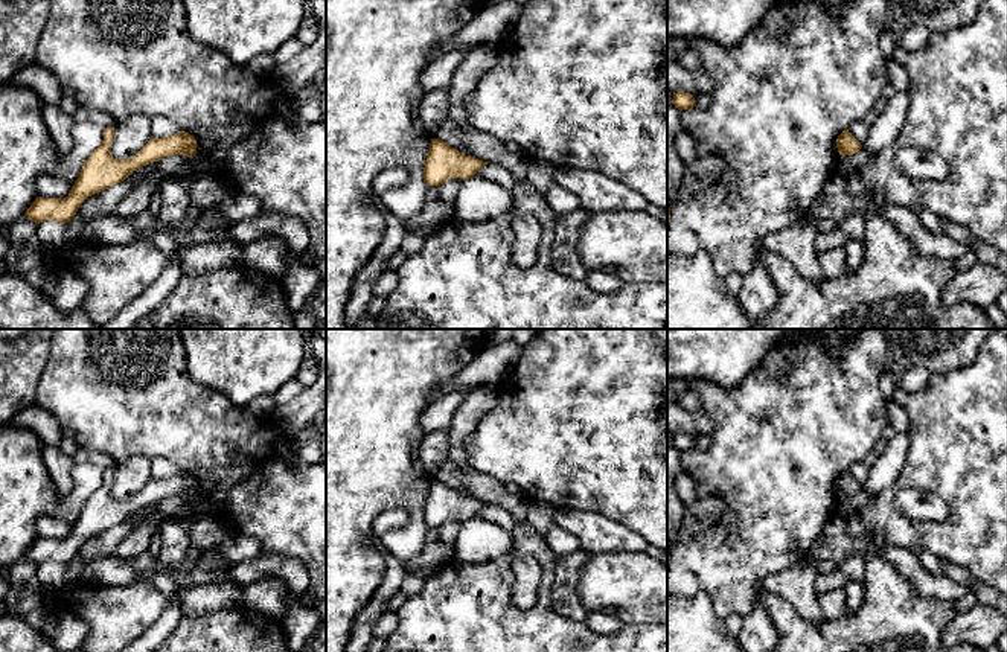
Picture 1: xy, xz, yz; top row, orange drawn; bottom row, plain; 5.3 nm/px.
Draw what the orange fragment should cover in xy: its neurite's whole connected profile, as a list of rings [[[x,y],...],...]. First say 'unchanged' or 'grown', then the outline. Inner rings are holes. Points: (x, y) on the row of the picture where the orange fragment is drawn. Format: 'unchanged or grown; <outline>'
unchanged; [[[114,126],[105,128],[102,143],[85,160],[66,198],[37,197],[24,216],[37,225],[46,219],[69,222],[88,197],[123,181],[139,168],[169,155],[192,157],[197,152],[197,139],[180,131],[169,137],[152,137],[134,157],[117,160],[110,152],[113,137]]]

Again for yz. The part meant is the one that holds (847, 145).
unchanged; [[[844,129],[836,139],[836,148],[839,155],[852,157],[862,148],[862,145],[849,133],[849,129]]]

